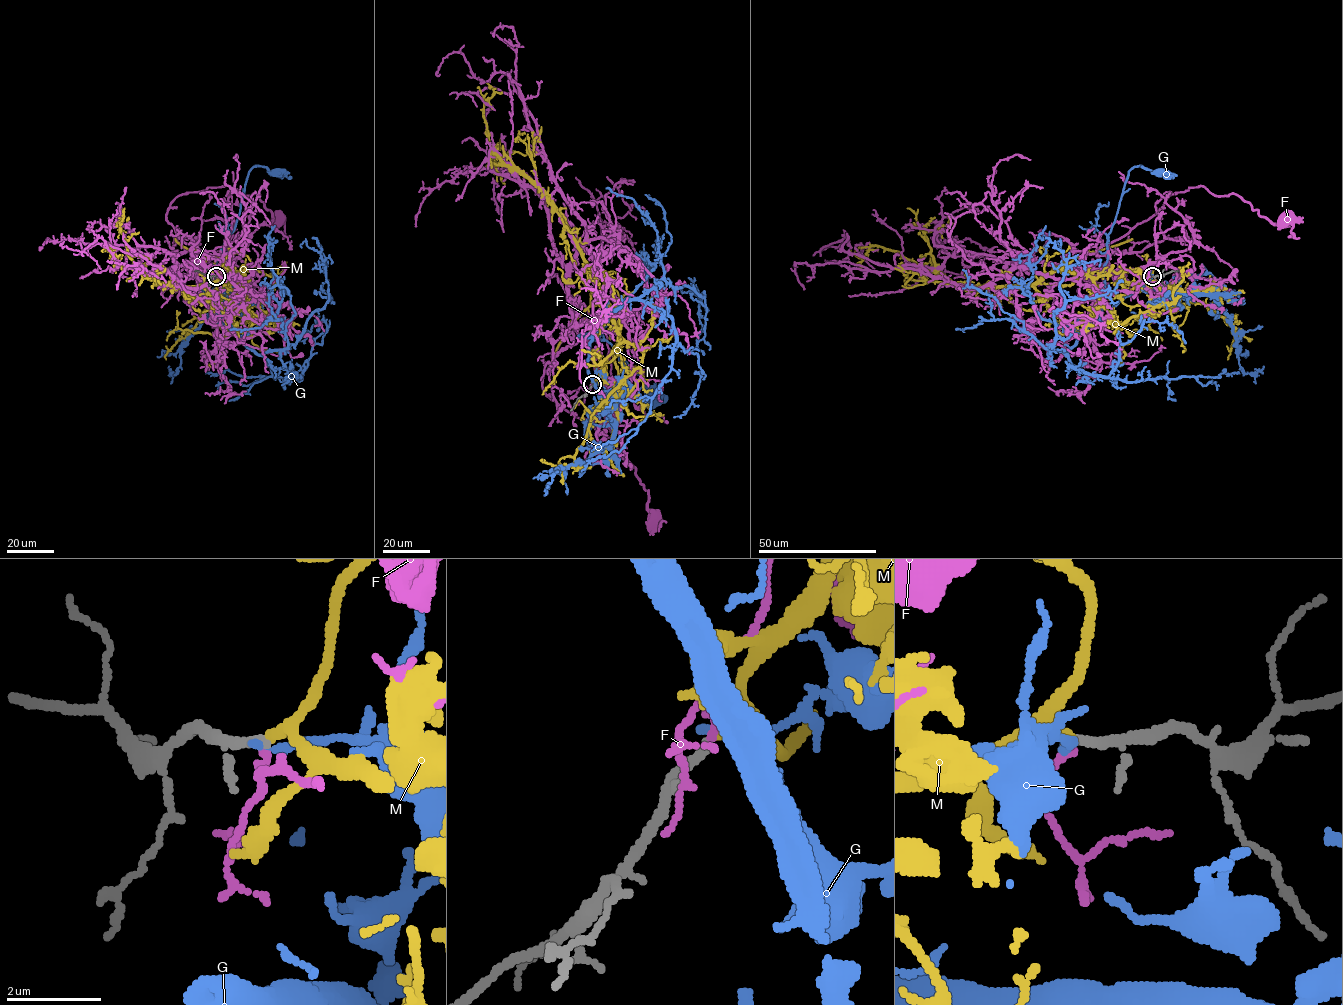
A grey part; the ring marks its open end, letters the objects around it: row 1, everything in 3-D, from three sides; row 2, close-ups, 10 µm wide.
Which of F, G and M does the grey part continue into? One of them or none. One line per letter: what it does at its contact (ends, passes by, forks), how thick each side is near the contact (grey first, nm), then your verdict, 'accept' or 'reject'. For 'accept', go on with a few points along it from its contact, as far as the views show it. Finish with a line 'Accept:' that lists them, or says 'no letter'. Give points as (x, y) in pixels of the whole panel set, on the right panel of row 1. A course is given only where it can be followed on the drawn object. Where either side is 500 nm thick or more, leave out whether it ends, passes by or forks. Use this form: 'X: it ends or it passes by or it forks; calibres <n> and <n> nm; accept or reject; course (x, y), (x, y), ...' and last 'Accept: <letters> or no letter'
F: it ends; calibres 200 and 170 nm; reject
G: it ends; calibres 200 and 170 nm; reject
M: it passes by; calibres 200 and 190 nm; accept; course (1152, 276), (1123, 295), (1062, 270), (1032, 283), (964, 287), (884, 248), (861, 258), (850, 251)
Accept: M

